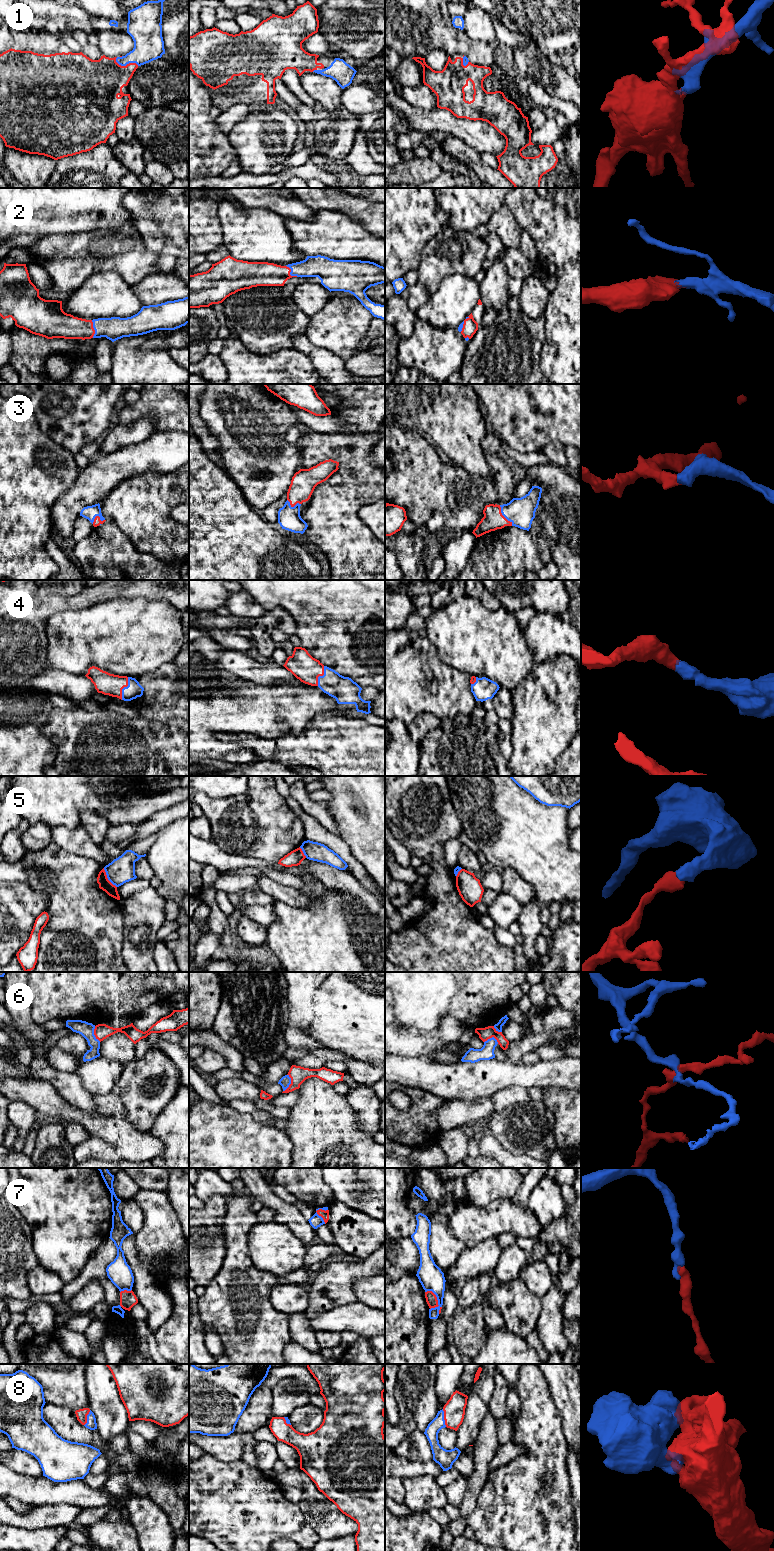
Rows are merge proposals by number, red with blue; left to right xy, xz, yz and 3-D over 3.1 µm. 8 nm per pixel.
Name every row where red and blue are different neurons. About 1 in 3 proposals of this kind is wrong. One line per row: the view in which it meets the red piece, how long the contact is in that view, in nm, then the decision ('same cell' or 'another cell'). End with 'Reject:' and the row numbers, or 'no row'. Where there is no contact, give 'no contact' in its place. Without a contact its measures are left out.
1: contact in xy; length 200 nm; same cell
2: contact in xy; length 140 nm; same cell
3: contact in yz; length 200 nm; same cell
4: contact in xy; length 190 nm; same cell
5: contact in xy; length 190 nm; another cell
6: contact in xz; length 150 nm; another cell
7: contact in yz; length 220 nm; another cell
8: contact in yz; length 150 nm; same cell
Reject: 5, 6, 7

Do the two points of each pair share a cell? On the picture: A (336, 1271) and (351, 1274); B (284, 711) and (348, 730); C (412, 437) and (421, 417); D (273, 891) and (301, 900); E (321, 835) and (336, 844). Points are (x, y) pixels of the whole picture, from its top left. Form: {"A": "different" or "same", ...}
{"A": "same", "B": "different", "C": "different", "D": "same", "E": "same"}

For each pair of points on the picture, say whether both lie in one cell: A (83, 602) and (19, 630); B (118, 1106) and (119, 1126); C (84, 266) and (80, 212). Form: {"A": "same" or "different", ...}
{"A": "same", "B": "different", "C": "different"}

